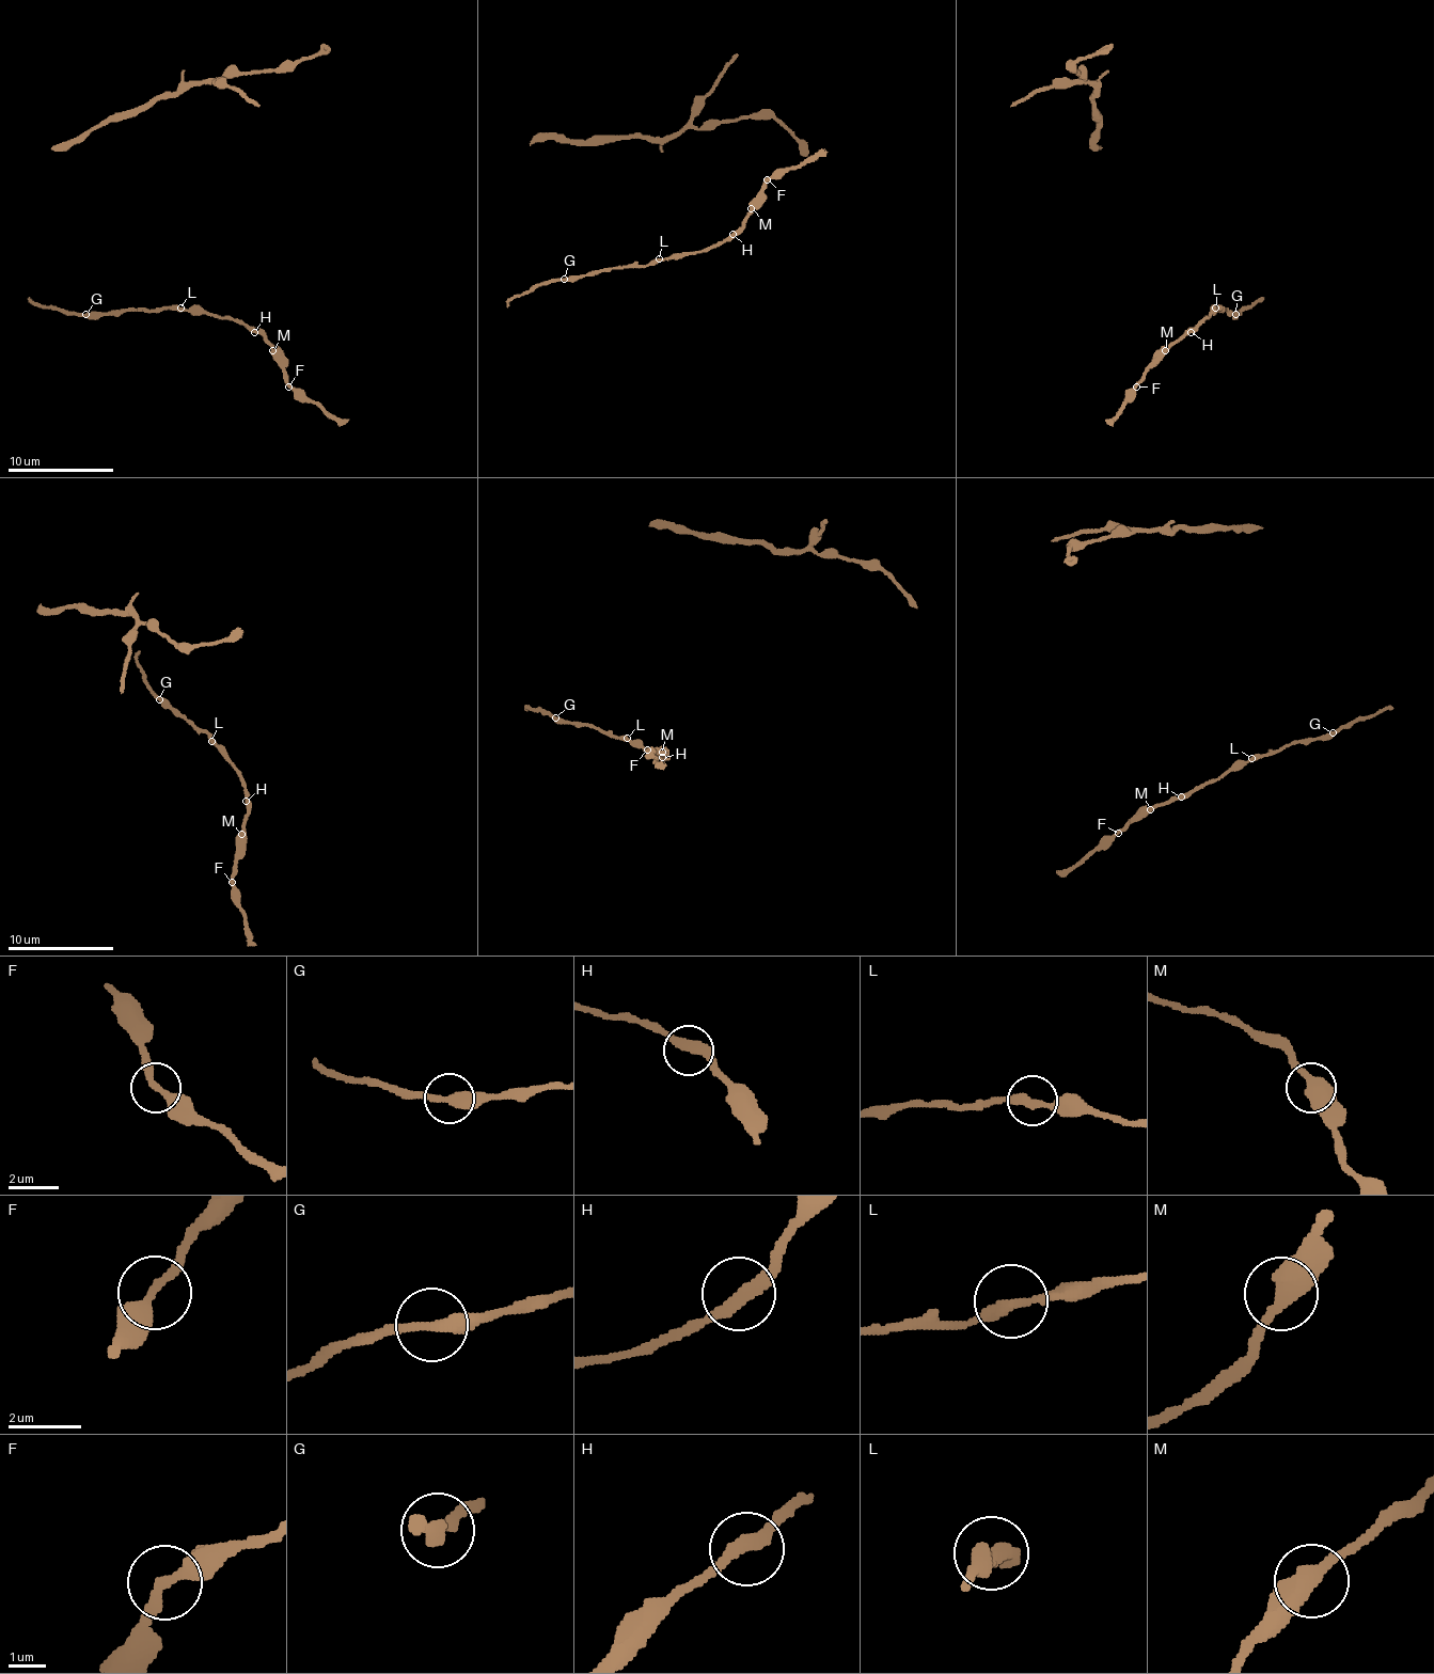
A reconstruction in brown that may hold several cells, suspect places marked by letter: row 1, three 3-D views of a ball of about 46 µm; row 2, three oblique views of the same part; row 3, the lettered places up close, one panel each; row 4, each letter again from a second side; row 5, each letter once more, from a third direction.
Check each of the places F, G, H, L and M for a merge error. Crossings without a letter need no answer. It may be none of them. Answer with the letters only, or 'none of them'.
none of them

